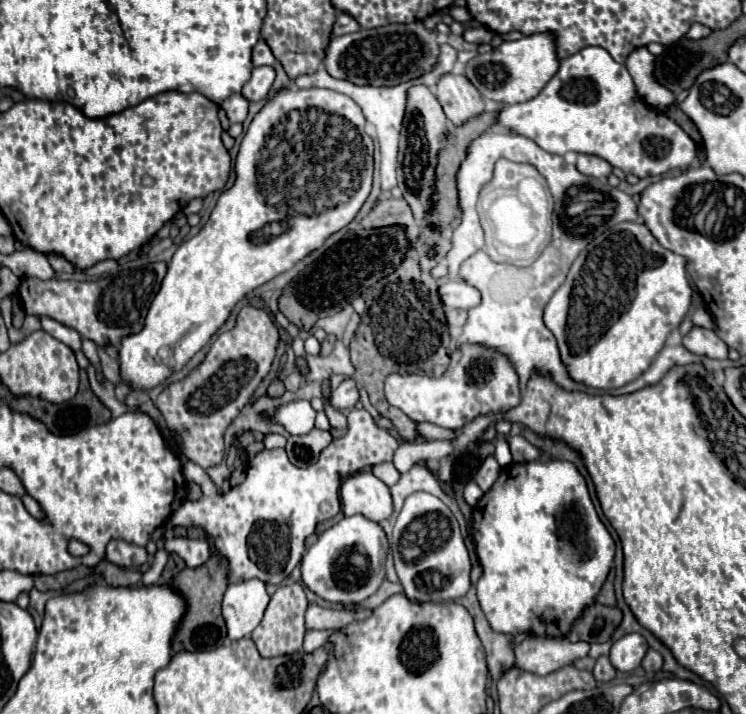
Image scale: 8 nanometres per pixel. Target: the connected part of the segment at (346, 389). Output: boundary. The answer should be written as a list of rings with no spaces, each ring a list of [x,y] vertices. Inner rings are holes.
[[[352,380],[342,382],[336,390],[330,392],[330,398],[328,398],[328,402],[334,410],[350,410],[358,404],[358,400],[360,400],[358,398],[358,388]]]

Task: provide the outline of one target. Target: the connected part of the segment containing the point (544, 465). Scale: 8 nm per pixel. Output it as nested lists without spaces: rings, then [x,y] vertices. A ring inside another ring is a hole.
[[[536,460],[532,464],[518,466],[518,476],[512,476],[510,470],[512,466],[502,468],[496,484],[482,496],[472,512],[476,552],[484,568],[484,574],[476,584],[480,606],[496,632],[566,636],[572,622],[600,592],[610,572],[616,544],[606,526],[600,522],[588,496],[586,480],[574,464],[564,460]]]

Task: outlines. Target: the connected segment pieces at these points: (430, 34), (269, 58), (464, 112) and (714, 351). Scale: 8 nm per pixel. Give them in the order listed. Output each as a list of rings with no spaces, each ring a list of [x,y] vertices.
[[[412,22],[390,24],[384,28],[360,30],[354,34],[332,38],[326,50],[324,66],[334,78],[352,80],[354,84],[396,86],[430,70],[432,64],[436,62],[436,56],[438,56],[436,32],[424,28],[422,22]]]
[[[260,38],[252,50],[252,64],[254,66],[272,66],[274,62],[276,62],[276,58],[274,58],[270,46]]]
[[[444,74],[436,84],[436,98],[444,108],[446,118],[460,126],[472,116],[484,112],[484,100],[474,84],[464,74]]]
[[[692,326],[692,330],[684,336],[684,346],[700,356],[708,358],[728,358],[728,346],[718,338],[714,330],[706,330],[700,326]]]

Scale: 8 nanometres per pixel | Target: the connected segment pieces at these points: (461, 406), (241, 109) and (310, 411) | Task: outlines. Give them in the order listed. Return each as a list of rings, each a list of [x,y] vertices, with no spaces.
[[[464,344],[464,348],[456,348],[452,364],[440,378],[422,374],[388,374],[384,380],[384,392],[386,400],[412,420],[432,422],[450,430],[460,430],[480,414],[508,410],[520,402],[518,374],[512,364],[508,364],[498,352],[480,348],[480,344]]]
[[[234,94],[222,102],[222,108],[224,108],[230,124],[244,122],[246,114],[248,114],[248,100],[244,100],[244,96],[240,96],[240,94]]]
[[[308,400],[290,402],[276,410],[274,420],[280,422],[290,434],[308,434],[314,428],[316,410],[310,406]]]

